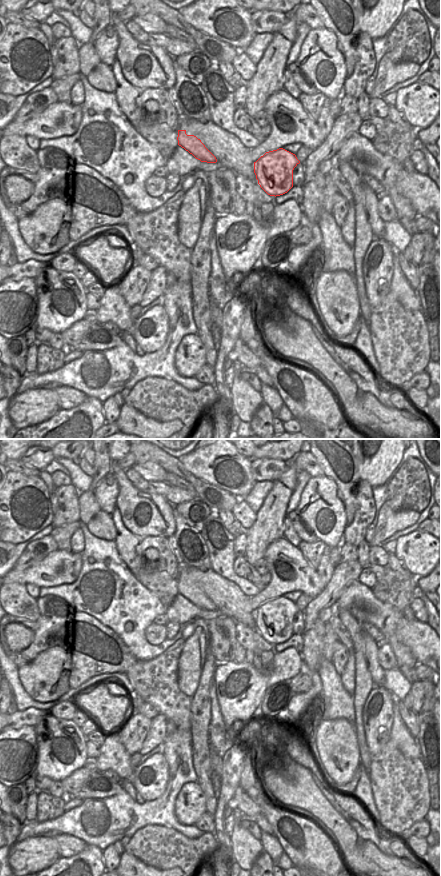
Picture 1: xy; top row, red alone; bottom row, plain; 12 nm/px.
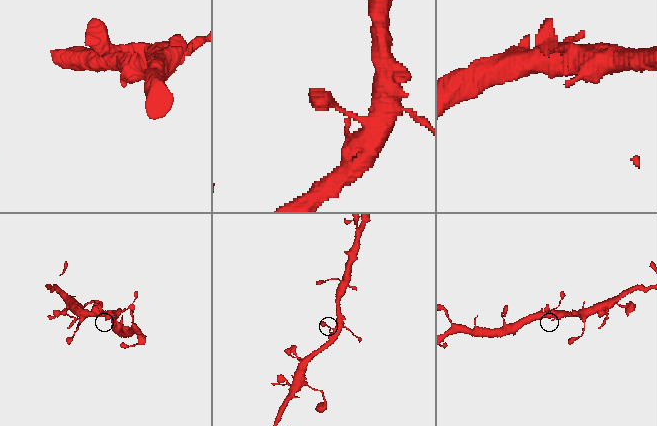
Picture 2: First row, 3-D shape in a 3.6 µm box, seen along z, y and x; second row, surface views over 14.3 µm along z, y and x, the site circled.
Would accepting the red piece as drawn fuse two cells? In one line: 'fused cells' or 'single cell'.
single cell

